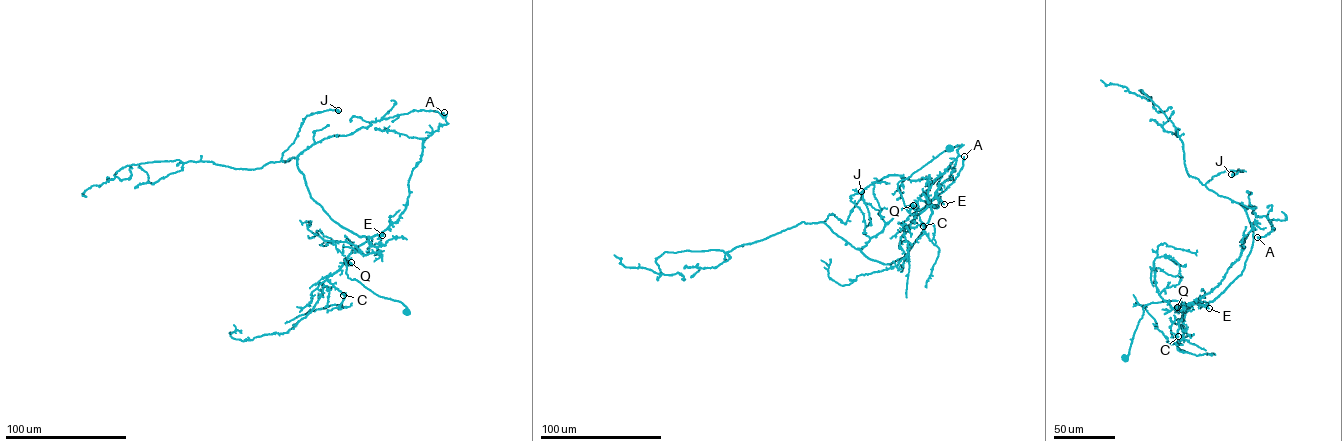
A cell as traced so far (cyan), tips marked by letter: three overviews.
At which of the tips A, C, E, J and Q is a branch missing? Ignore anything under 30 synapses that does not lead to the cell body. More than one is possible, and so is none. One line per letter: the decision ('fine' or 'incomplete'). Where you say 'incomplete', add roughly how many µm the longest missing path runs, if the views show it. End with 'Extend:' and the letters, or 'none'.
A: fine
C: fine
E: fine
J: fine
Q: fine
Extend: none

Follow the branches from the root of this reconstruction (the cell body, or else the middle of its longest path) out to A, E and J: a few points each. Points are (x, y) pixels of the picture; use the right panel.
A: (1125, 357), (1145, 305), (1213, 301), (1240, 275), (1253, 242), (1245, 208), (1251, 205), (1273, 228), (1257, 237)
E: (1125, 357), (1145, 305), (1174, 300), (1189, 305), (1199, 301), (1209, 308)
J: (1125, 357), (1145, 305), (1213, 301), (1240, 275), (1253, 241), (1246, 212), (1205, 185), (1231, 174)

